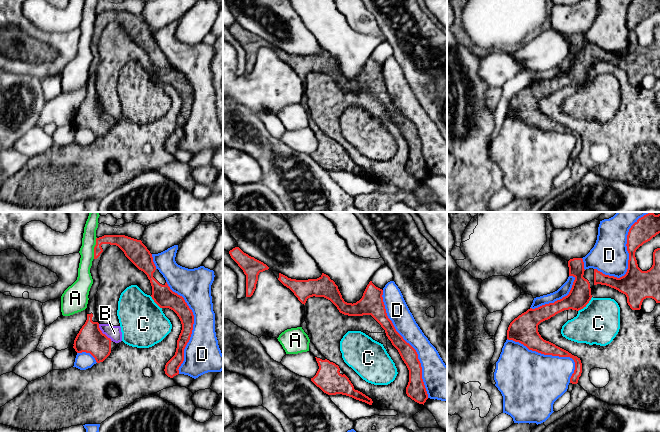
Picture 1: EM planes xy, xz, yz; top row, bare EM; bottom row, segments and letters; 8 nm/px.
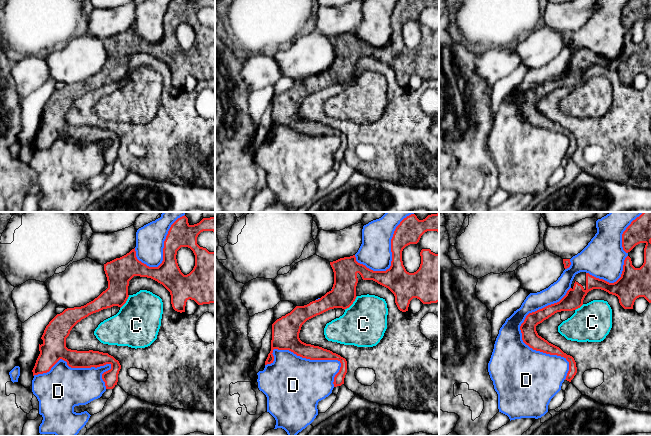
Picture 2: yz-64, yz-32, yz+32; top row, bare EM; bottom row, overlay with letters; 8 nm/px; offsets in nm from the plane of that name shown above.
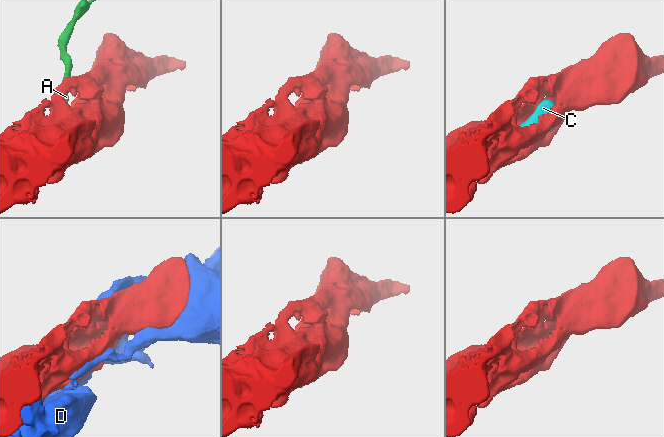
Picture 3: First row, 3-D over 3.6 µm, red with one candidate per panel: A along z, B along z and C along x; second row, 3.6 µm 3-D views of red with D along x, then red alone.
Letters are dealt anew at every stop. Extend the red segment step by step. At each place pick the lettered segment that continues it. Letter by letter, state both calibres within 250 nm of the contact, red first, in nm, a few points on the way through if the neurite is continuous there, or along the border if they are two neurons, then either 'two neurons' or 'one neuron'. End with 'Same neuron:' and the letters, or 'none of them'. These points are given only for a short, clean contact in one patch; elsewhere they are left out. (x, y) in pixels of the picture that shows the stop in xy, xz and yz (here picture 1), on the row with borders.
A: 110 nm thick on the red side, 110 nm on the other; two neurons
B: 220 nm thick on the red side, 110 nm on the other; two neurons
C: 180 nm thick on the red side, 340 nm on the other; runs through yz (579, 296), (585, 305), (598, 318), (598, 323); one neuron
D: 130 nm thick on the red side, 180 nm on the other; two neurons
Same neuron: C

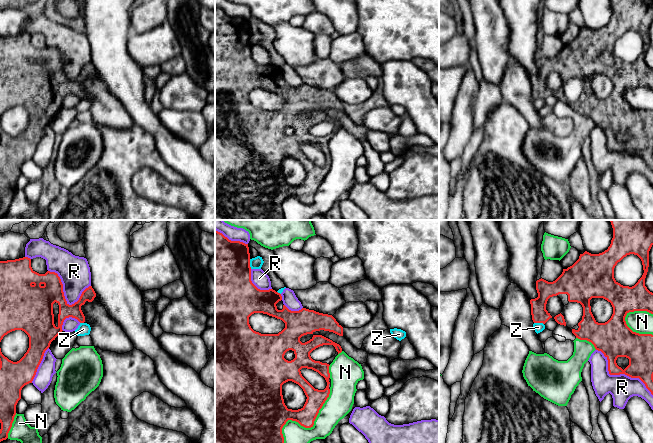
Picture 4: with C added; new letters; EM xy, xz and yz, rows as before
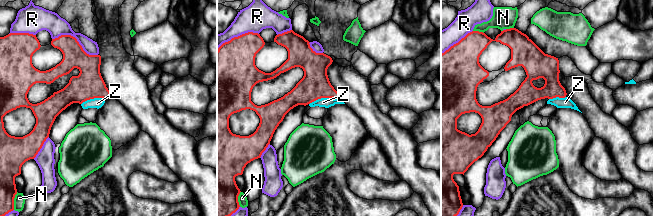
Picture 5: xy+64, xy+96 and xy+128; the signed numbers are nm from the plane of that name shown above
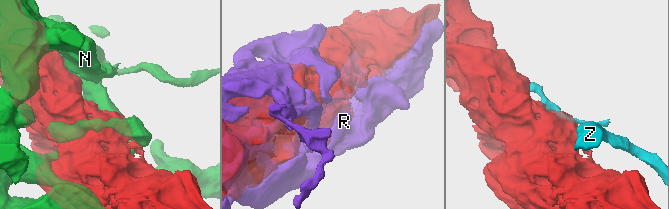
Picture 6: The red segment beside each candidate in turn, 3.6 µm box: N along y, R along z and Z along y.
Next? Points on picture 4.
N: 170 nm thick on the red side, 190 nm on the other; two neurons
R: 220 nm thick on the red side, 200 nm on the other; two neurons
Z: 500 nm thick on the red side, 100 nm on the other; two neurons
Same neuron: none of them

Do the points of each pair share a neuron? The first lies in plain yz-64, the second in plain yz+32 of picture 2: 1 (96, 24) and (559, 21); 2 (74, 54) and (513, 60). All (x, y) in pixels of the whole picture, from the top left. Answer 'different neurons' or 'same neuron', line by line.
1: same neuron
2: different neurons

